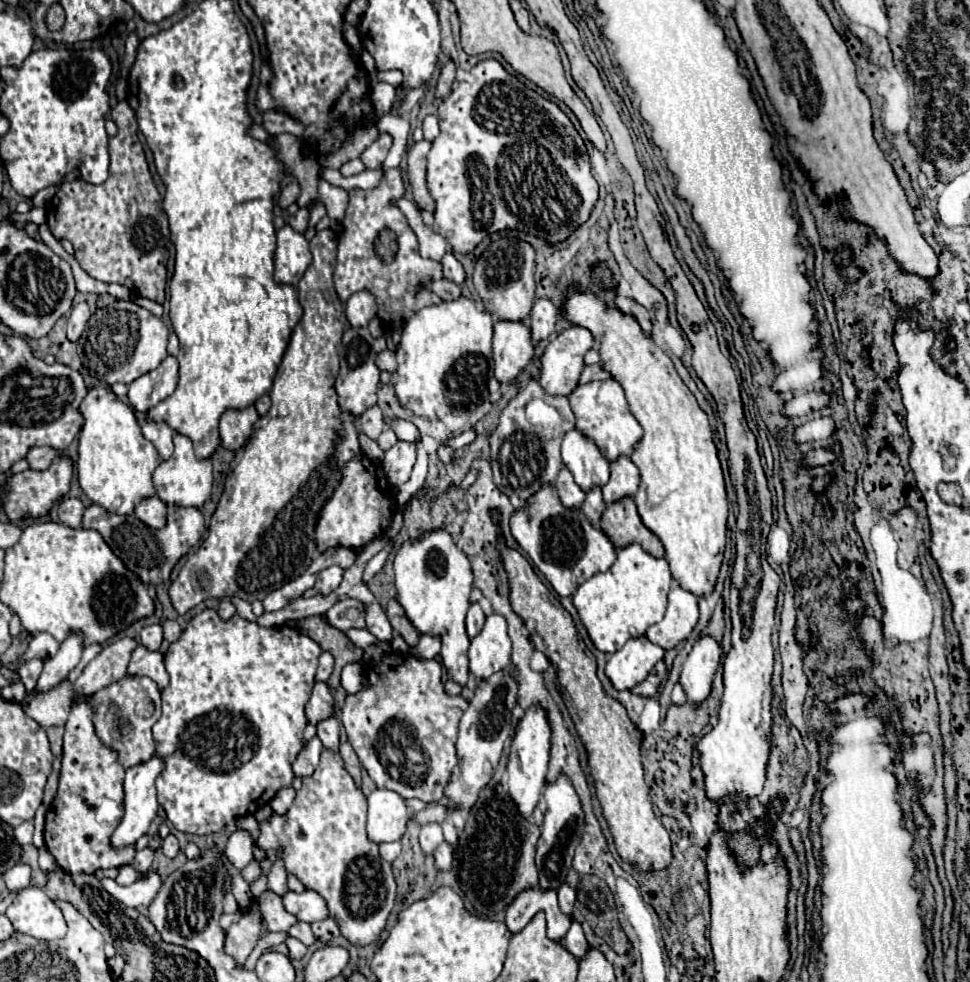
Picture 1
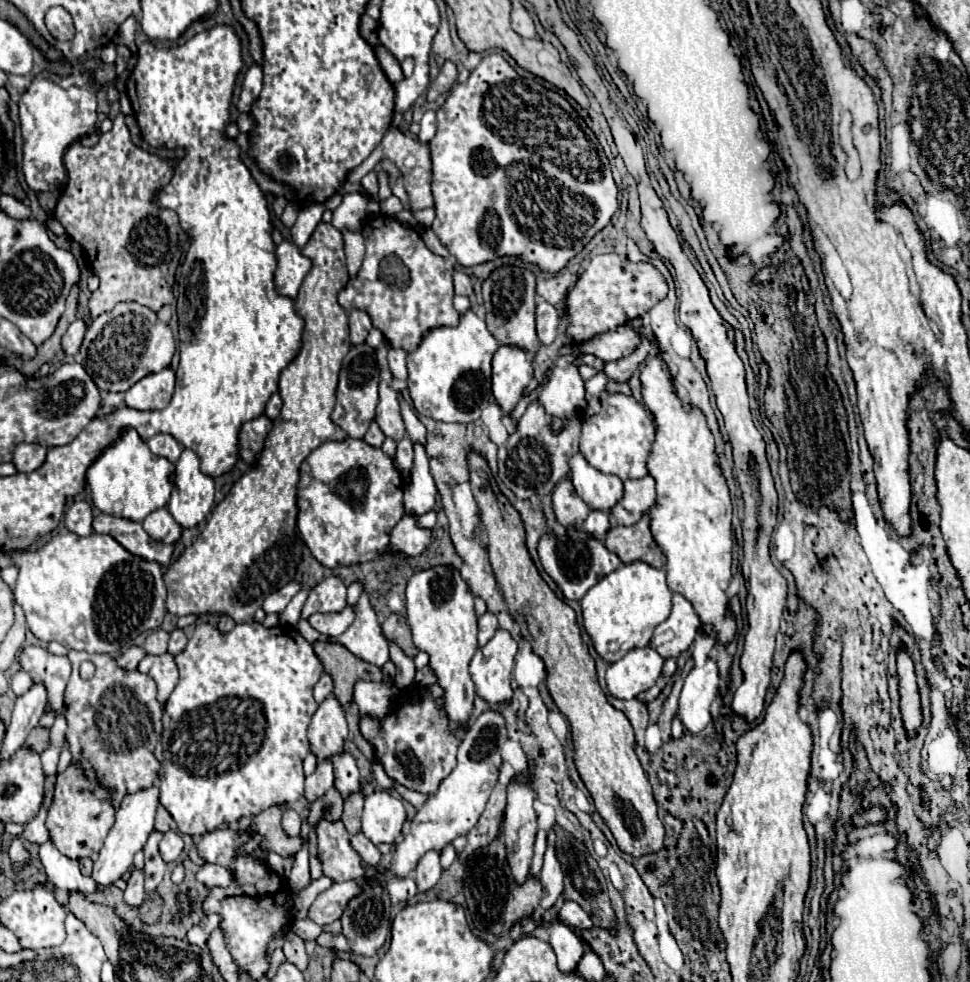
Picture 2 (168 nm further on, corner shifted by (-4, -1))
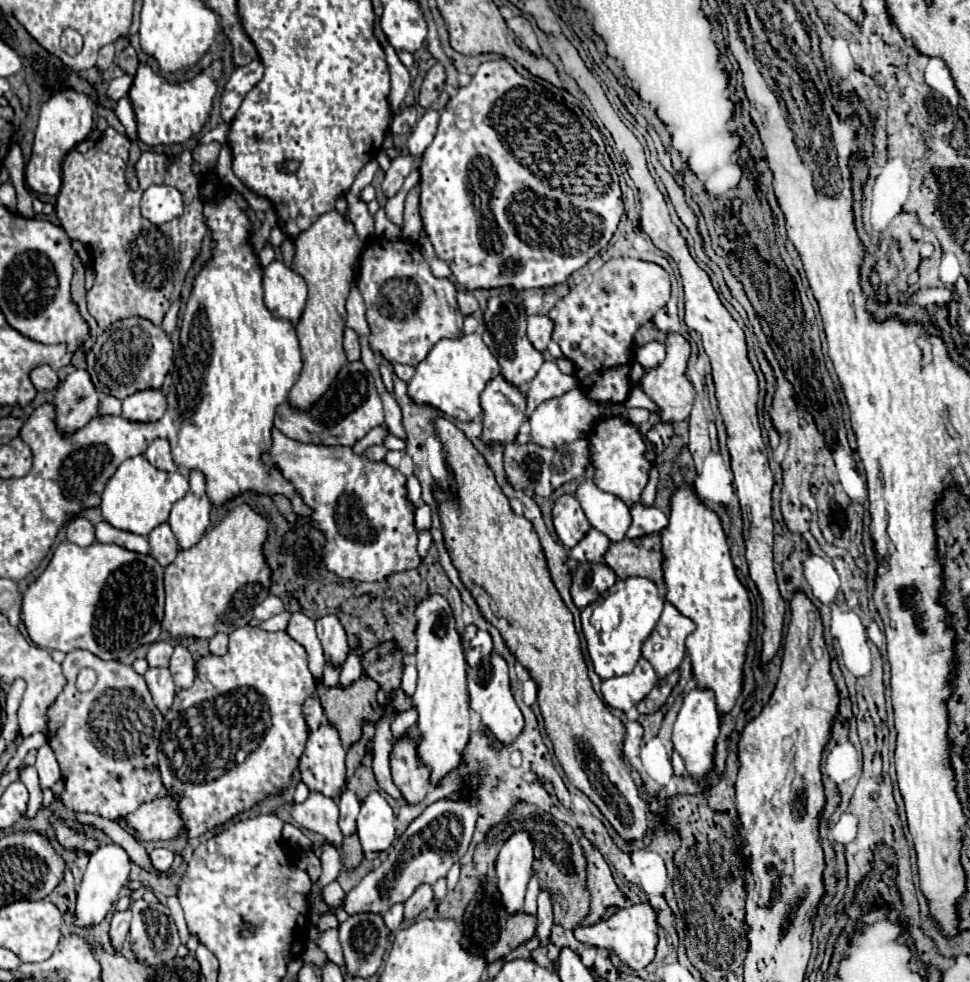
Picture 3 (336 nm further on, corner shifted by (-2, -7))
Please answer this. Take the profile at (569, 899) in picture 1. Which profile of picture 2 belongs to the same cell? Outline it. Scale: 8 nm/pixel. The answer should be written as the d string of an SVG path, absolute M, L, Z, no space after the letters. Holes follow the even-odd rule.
M565 901L557 915L561 915L561 921L563 921L565 925L569 925L569 927L581 927L581 929L593 927L589 915L587 915L587 913L579 907L579 903L575 903L575 901Z

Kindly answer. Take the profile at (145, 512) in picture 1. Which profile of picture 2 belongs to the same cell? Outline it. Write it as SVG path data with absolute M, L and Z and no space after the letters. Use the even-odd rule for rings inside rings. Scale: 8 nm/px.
M165 507L155 509L153 513L149 513L145 517L143 529L155 541L161 541L161 543L177 543L181 539L181 531L183 531L183 527L173 519L173 515Z

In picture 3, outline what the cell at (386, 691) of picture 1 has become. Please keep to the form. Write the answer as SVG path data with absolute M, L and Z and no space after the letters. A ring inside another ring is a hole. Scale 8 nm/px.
M403 737L401 741L393 743L391 753L393 783L409 805L421 803L429 791L427 769L423 769L423 765L415 761L415 741L417 739Z

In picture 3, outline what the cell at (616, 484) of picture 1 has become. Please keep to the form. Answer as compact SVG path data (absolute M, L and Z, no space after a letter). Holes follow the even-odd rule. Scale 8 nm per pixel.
M637 503L635 507L631 507L631 515L633 515L633 523L627 531L629 539L639 539L651 533L661 533L669 525L665 513L659 511L657 507L645 509L641 503Z

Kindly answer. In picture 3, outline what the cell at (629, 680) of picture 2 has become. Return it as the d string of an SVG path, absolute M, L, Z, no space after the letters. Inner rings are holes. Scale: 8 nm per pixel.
M641 657L631 673L605 679L601 685L601 693L609 707L627 713L655 687L655 683L657 683L655 671L651 669L649 661Z

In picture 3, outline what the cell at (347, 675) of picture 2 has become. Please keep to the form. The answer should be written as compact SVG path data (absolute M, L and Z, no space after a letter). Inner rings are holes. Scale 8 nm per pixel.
M361 677L347 689L341 689L341 687L327 689L327 687L323 687L323 683L317 687L317 695L321 699L325 717L339 731L339 737L341 737L341 743L345 749L349 749L353 743L357 743L361 739L361 729L363 729L365 721L377 723L385 715L385 707L377 703L375 693L377 693L375 681L371 681L369 677Z

